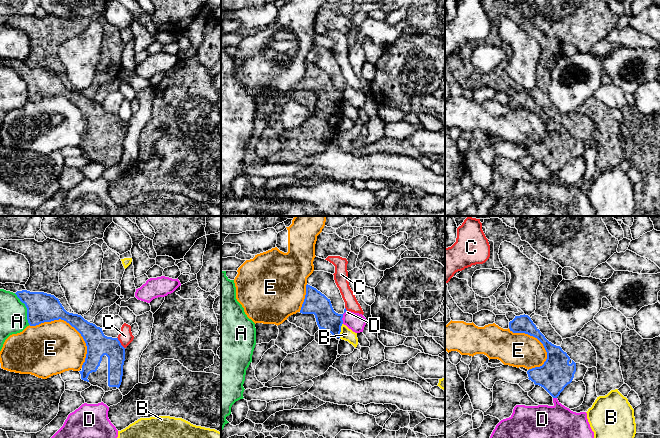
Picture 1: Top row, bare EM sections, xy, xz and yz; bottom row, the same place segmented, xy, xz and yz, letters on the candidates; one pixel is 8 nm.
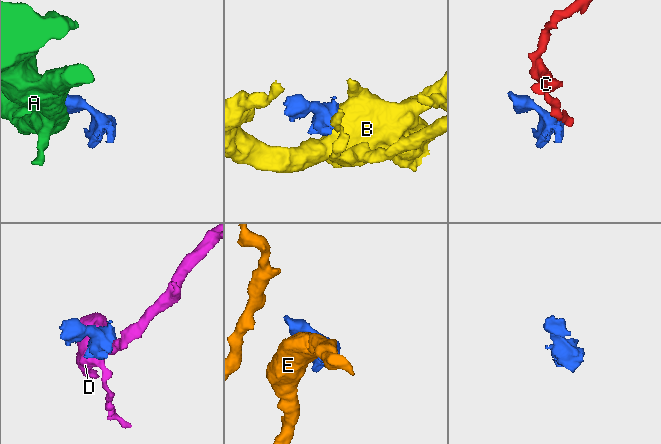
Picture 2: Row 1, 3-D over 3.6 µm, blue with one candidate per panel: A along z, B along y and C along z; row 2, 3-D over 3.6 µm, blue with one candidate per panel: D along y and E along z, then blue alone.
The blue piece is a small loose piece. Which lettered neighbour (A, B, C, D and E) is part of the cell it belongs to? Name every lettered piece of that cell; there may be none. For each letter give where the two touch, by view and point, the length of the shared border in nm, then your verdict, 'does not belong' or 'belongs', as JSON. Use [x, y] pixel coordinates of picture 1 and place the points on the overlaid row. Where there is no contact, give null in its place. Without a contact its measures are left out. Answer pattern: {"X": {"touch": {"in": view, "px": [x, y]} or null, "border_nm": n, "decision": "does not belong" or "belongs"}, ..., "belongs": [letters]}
{"A": {"touch": {"in": "xy", "px": [27, 309]}, "border_nm": 280, "decision": "does not belong"}, "B": {"touch": {"in": "xz", "px": [340, 330]}, "border_nm": 120, "decision": "does not belong"}, "C": {"touch": {"in": "xy", "px": [120, 343]}, "border_nm": 110, "decision": "does not belong"}, "D": {"touch": {"in": "xz", "px": [342, 317]}, "border_nm": 120, "decision": "does not belong"}, "E": {"touch": {"in": "xy", "px": [71, 325]}, "border_nm": 550, "decision": "does not belong"}, "belongs": []}

